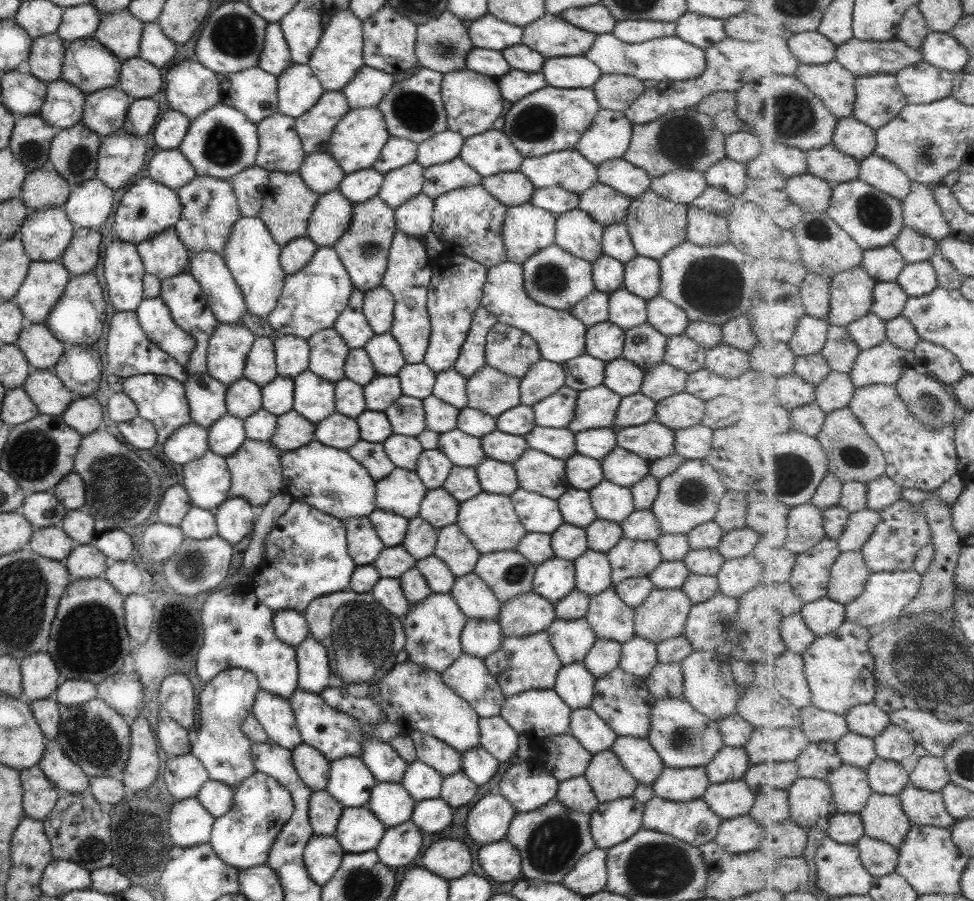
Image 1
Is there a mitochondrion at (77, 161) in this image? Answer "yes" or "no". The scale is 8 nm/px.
yes

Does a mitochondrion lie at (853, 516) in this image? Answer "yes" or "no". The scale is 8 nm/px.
no

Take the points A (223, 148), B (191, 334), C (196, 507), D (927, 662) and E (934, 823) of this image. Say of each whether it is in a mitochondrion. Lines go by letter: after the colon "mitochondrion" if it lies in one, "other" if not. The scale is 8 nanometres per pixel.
A: mitochondrion
B: other
C: other
D: mitochondrion
E: other

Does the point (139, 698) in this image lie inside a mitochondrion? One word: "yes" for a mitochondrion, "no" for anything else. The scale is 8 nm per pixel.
no

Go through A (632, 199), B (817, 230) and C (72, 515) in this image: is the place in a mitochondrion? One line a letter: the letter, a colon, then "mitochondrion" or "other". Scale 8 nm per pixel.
A: other
B: mitochondrion
C: other

